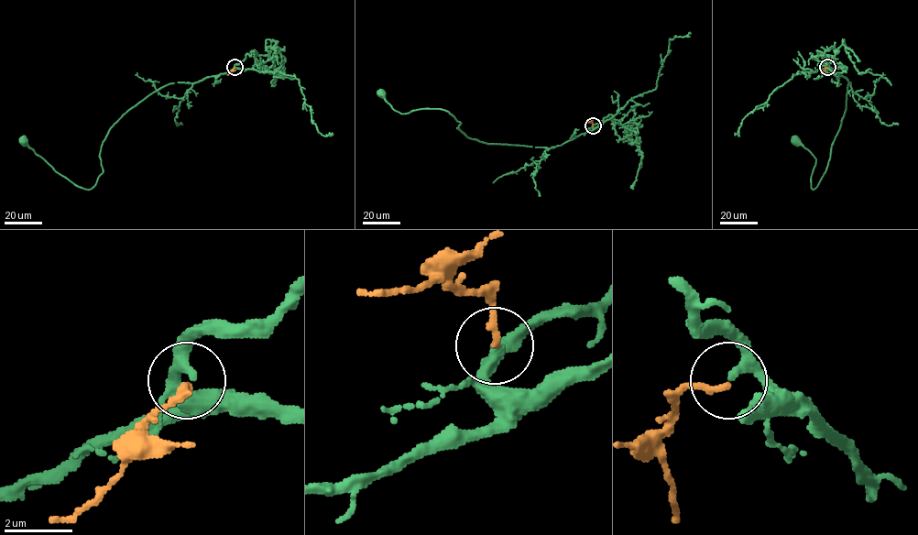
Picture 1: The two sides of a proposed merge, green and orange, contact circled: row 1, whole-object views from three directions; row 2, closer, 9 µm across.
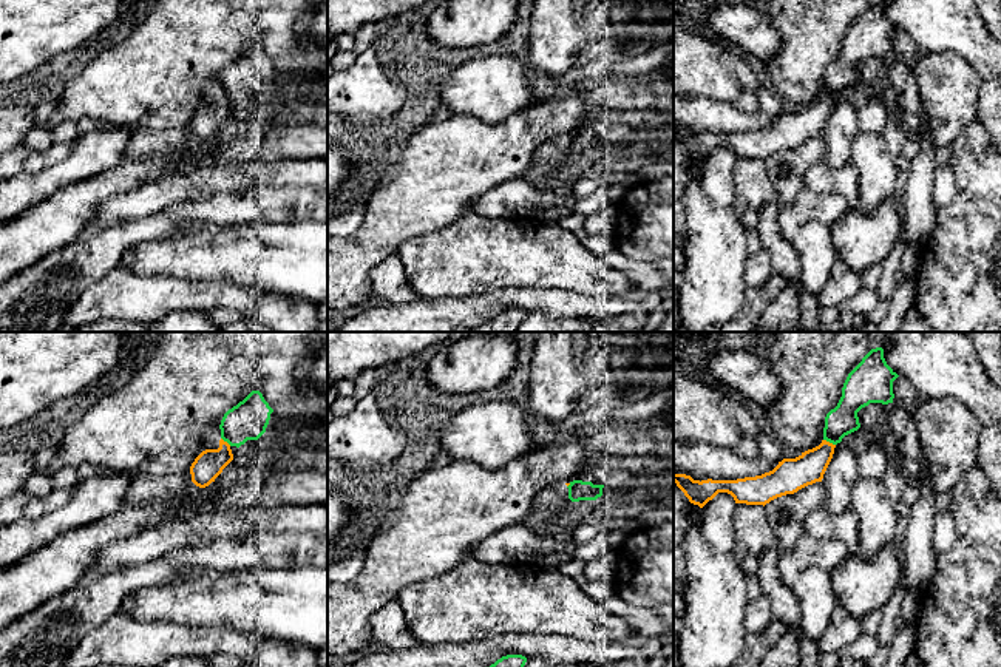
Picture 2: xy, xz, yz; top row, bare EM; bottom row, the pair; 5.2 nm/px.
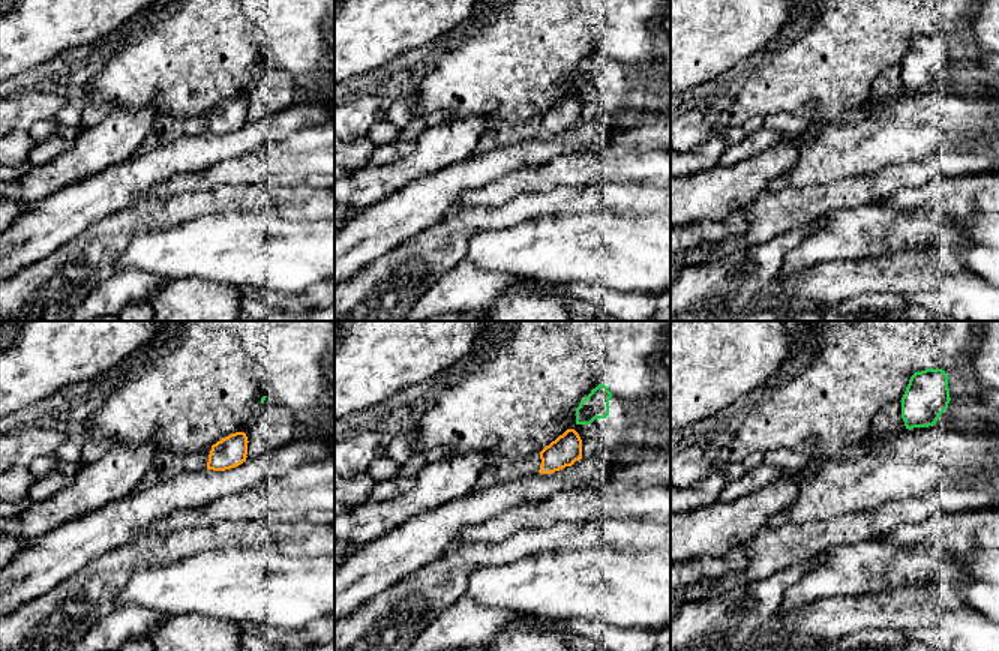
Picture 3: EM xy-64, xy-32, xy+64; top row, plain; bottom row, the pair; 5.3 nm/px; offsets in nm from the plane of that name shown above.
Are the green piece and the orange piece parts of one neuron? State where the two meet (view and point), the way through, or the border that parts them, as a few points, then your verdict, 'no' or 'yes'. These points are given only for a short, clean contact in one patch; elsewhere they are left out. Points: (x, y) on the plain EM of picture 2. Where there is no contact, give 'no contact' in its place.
yz (830, 96) | along yz (824, 93), (834, 99) | no

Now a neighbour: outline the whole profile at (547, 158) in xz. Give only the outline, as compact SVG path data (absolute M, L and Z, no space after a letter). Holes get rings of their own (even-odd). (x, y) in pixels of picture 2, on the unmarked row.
M553 137L541 144L533 153L531 168L524 179L533 187L545 184L568 157L568 142L565 137Z

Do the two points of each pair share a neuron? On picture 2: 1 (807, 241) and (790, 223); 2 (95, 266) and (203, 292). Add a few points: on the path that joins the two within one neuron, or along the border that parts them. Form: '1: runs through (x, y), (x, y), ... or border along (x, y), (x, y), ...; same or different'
1: border along (828, 226), (819, 221), (808, 221), (790, 240); different
2: border along (118, 264), (84, 292); different

